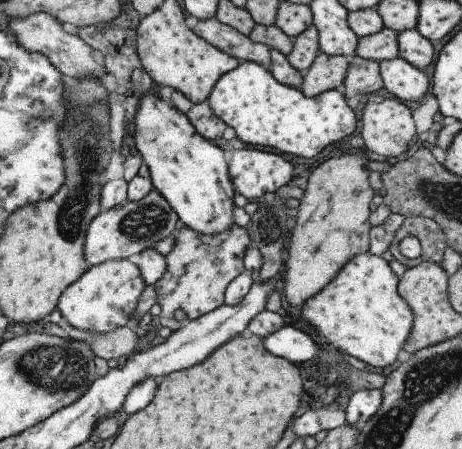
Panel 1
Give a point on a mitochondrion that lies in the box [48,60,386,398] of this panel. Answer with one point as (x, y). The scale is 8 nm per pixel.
(87, 112)

